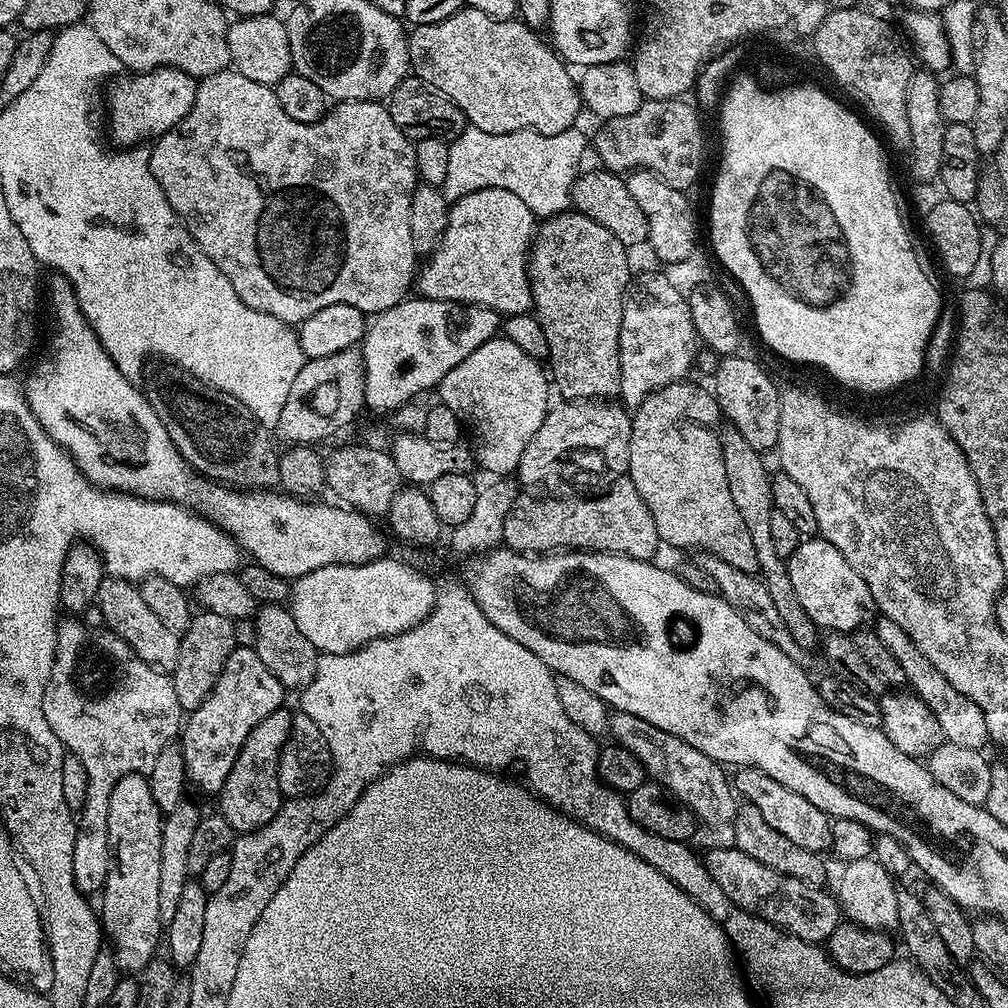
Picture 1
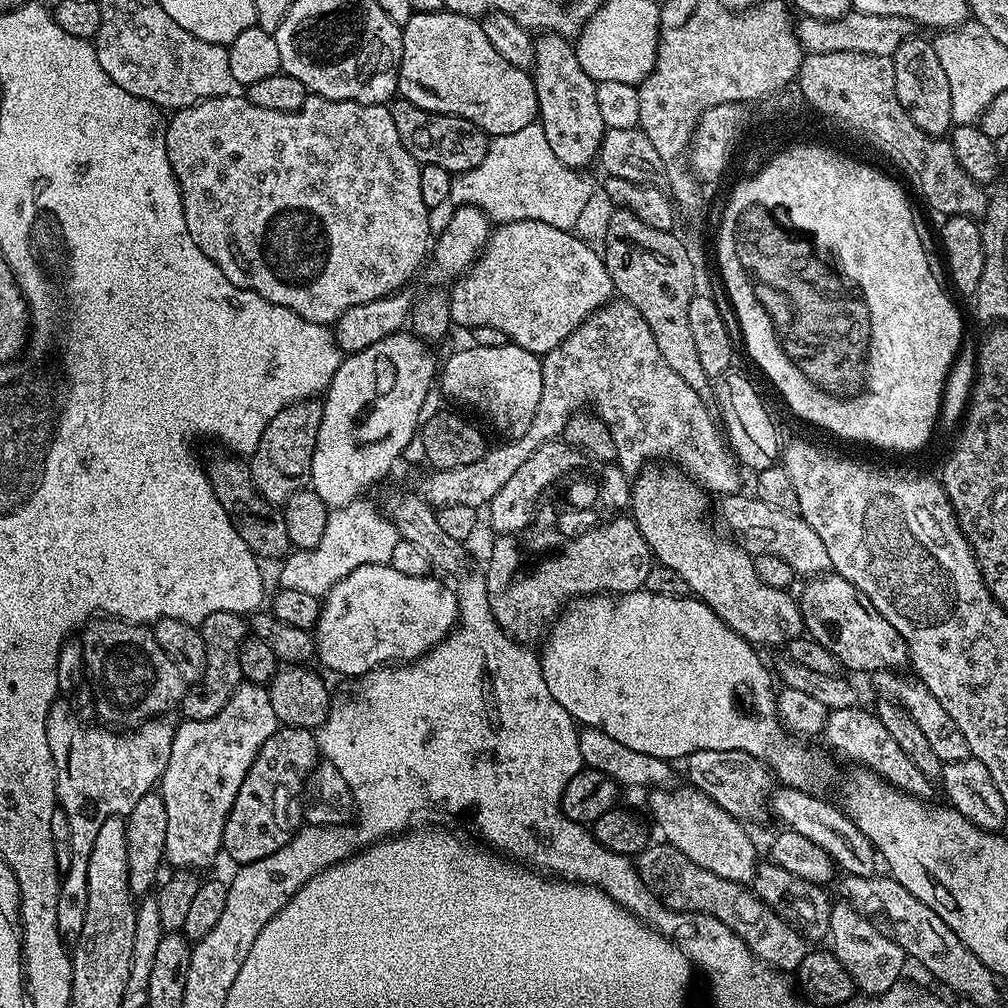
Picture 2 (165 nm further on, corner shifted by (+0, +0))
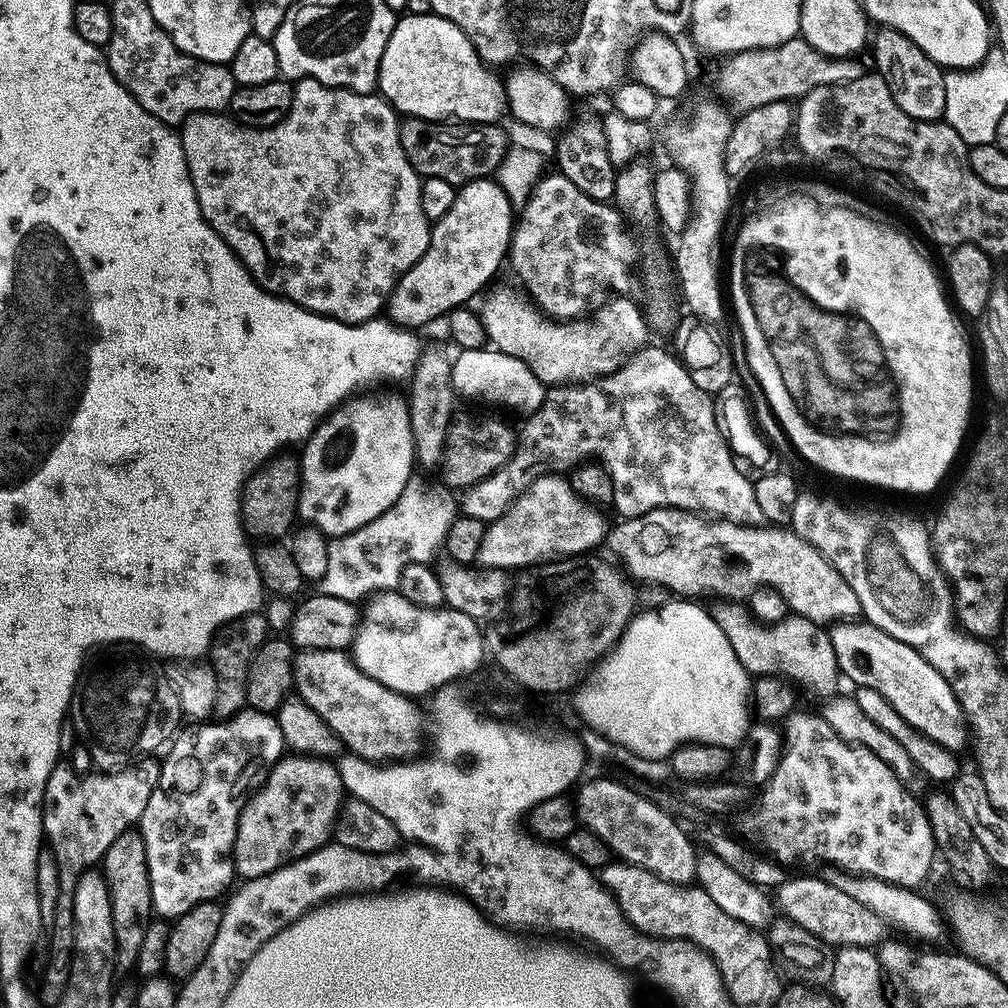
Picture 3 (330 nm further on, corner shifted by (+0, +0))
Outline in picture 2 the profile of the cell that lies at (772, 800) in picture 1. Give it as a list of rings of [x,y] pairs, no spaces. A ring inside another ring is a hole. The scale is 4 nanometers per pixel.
[[[698,750],[691,752],[683,761],[682,767],[688,771],[688,784],[706,794],[714,802],[722,806],[735,820],[749,822],[760,820],[766,816],[766,804],[760,800],[744,800],[752,796],[760,788],[760,779],[763,778],[765,769],[759,760],[742,750]]]

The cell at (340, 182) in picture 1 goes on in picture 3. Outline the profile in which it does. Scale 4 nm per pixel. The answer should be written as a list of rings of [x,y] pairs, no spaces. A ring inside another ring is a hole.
[[[305,78],[295,81],[290,110],[274,126],[248,128],[228,114],[196,112],[179,125],[178,131],[190,178],[194,182],[194,194],[208,225],[230,245],[233,254],[248,267],[250,275],[266,291],[277,293],[300,308],[328,316],[331,320],[340,320],[343,324],[364,324],[367,320],[377,319],[402,274],[406,274],[406,270],[410,270],[410,266],[414,266],[414,262],[426,254],[430,221],[426,214],[422,214],[422,178],[414,166],[410,166],[406,150],[402,150],[400,120],[396,109],[379,94],[351,92],[349,88],[327,88],[322,82]]]

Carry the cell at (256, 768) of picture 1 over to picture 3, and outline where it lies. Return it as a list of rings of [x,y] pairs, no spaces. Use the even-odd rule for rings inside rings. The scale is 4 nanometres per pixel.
[[[285,755],[264,779],[261,788],[249,795],[244,804],[242,814],[238,818],[238,830],[232,847],[232,861],[236,867],[236,876],[241,881],[262,878],[262,874],[270,874],[292,860],[302,858],[333,839],[336,821],[340,809],[346,801],[344,794],[345,777],[341,776],[339,767],[333,761],[320,760],[317,756]]]

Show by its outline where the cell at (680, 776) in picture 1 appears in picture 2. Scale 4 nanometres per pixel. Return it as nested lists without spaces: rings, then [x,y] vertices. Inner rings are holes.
[[[689,787],[687,791],[652,790],[647,793],[648,808],[664,835],[661,837],[682,850],[690,862],[698,862],[702,870],[710,870],[710,874],[718,874],[718,878],[726,878],[730,882],[751,885],[756,876],[758,857],[756,844],[751,834],[744,829],[747,827],[697,788]]]

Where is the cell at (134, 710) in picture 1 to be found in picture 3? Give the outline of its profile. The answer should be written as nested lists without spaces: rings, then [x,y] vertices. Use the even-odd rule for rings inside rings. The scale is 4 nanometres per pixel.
[[[144,758],[138,766],[125,766],[96,776],[75,776],[70,769],[57,766],[46,782],[44,795],[44,834],[47,847],[57,862],[58,886],[56,913],[50,927],[52,933],[52,957],[48,968],[57,986],[63,985],[70,963],[74,926],[74,890],[83,872],[103,861],[110,842],[118,834],[139,825],[142,810],[150,802],[150,794],[160,786],[160,764],[152,758]]]

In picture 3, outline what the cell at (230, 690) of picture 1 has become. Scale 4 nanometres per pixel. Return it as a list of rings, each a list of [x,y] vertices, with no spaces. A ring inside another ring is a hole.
[[[248,706],[245,707],[243,712],[238,712],[236,715],[227,718],[217,719],[215,722],[217,724],[212,724],[213,722],[196,722],[188,726],[192,728],[184,726],[177,731],[174,739],[167,745],[166,751],[168,753],[165,754],[164,760],[162,759],[160,764],[160,786],[155,788],[150,794],[150,802],[146,802],[146,810],[142,810],[140,815],[138,831],[140,837],[144,840],[146,866],[148,867],[148,878],[150,880],[150,894],[152,895],[152,911],[157,917],[163,918],[168,922],[175,920],[176,917],[182,914],[186,914],[186,910],[194,910],[194,906],[198,906],[202,902],[219,901],[233,887],[232,880],[234,881],[236,876],[236,867],[232,861],[232,847],[234,846],[234,838],[238,830],[238,818],[242,814],[244,804],[248,801],[249,795],[255,792],[256,789],[261,788],[264,784],[264,779],[268,777],[268,771],[282,759],[286,752],[282,730],[278,726],[273,713],[257,712]]]

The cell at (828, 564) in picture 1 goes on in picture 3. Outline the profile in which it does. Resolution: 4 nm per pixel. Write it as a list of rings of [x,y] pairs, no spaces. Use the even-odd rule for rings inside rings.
[[[841,622],[831,625],[830,635],[834,646],[834,658],[838,658],[841,677],[845,681],[853,680],[856,688],[878,690],[914,730],[918,730],[926,738],[938,742],[953,754],[960,754],[970,744],[970,727],[968,717],[954,690],[942,678],[918,650],[906,646],[906,642],[898,642],[898,638],[890,638],[882,630],[867,622]]]

